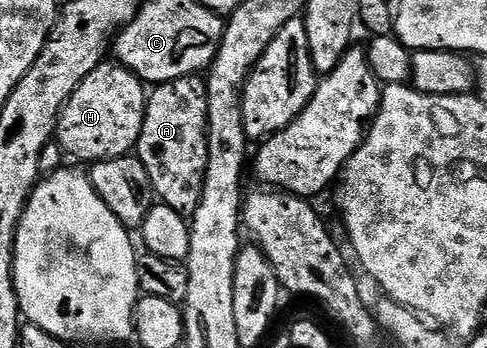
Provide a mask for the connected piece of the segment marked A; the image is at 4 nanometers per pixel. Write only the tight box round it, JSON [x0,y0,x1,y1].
[135,75,209,217]

